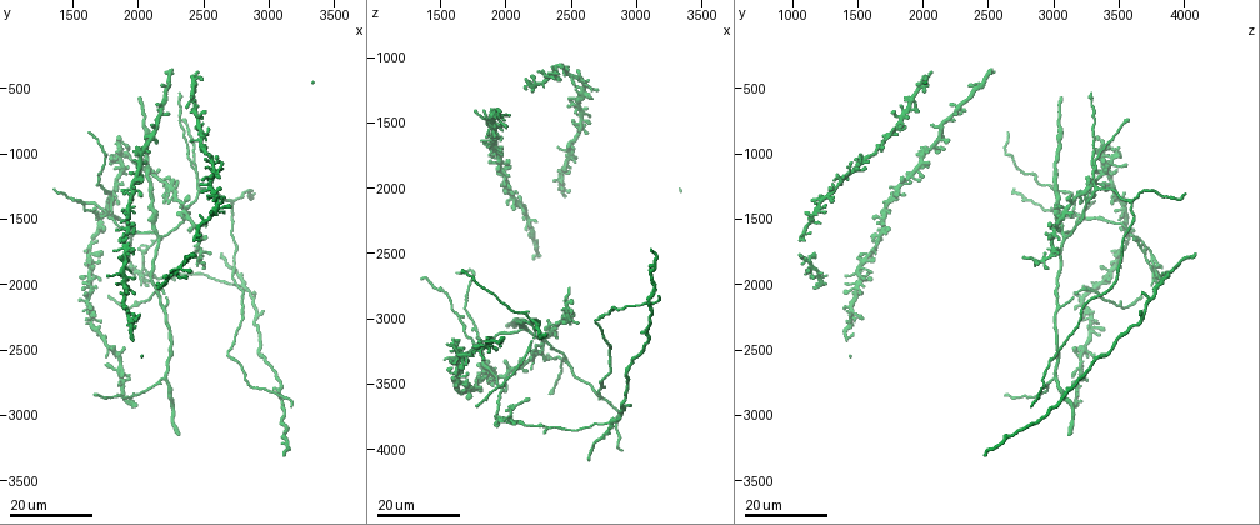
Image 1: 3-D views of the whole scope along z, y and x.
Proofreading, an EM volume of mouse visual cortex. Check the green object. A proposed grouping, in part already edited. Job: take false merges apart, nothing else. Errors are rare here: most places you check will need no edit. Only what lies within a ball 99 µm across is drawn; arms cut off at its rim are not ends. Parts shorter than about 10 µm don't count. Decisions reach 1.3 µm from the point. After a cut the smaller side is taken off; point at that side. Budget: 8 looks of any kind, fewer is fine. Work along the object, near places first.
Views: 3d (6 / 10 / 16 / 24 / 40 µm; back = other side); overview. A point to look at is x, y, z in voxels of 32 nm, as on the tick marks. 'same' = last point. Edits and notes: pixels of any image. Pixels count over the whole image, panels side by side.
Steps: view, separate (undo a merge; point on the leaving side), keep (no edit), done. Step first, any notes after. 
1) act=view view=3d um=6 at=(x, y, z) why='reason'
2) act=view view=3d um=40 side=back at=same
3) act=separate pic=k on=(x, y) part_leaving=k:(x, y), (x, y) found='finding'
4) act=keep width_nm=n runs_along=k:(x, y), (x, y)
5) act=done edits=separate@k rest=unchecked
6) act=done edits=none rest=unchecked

act=view view=3d um=24 at=(2720, 1360, 3600) why='thin arm on a thick one'

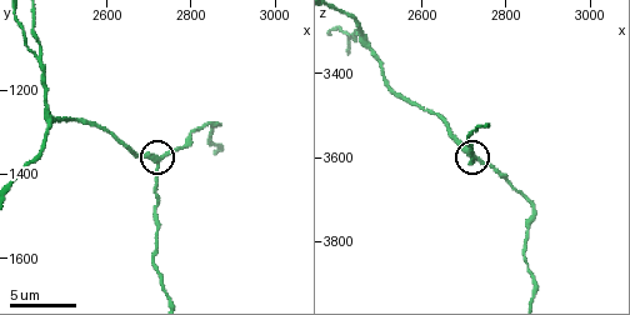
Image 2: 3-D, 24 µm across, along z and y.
act=view view=3d um=6 at=same

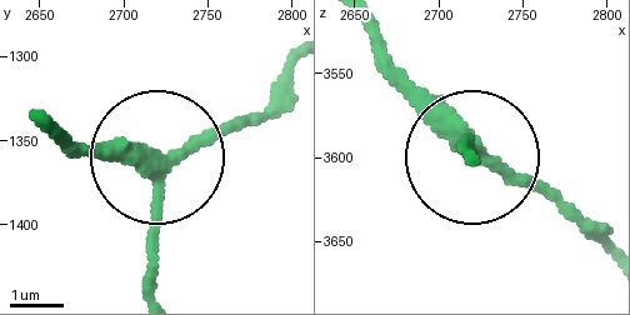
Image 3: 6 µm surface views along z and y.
act=keep runs_along=3:(41, 123), (64, 140), (168, 154), (248, 123), (284, 91) found='continuous, no second neuron'

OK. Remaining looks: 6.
act=view view=3d um=16 at=(2440, 1120, 3300) why='arms part here'

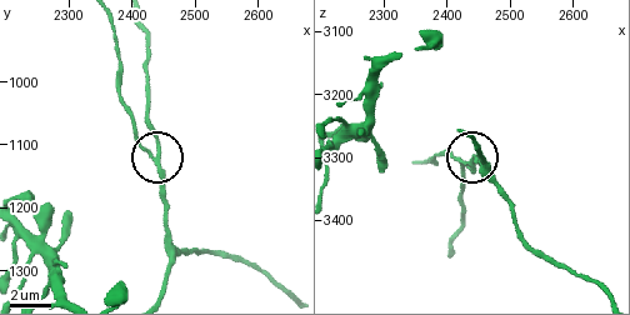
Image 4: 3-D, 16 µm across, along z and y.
act=view view=3d um=10 at=(2435, 1115, 3310)

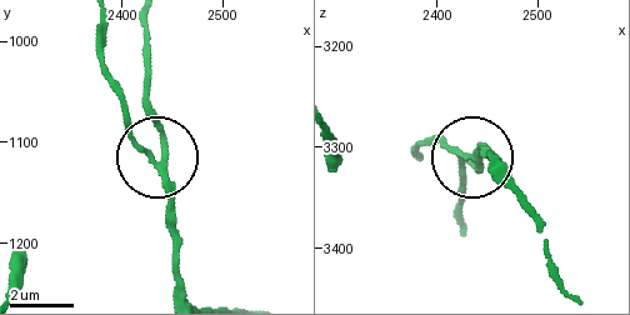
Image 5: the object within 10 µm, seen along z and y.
act=keep side_arm_um=17 arms=3 found='continuous, no second neuron'

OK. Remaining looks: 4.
act=view view=3d um=6 at=(2470, 1265, 3330) why='three arms meet'

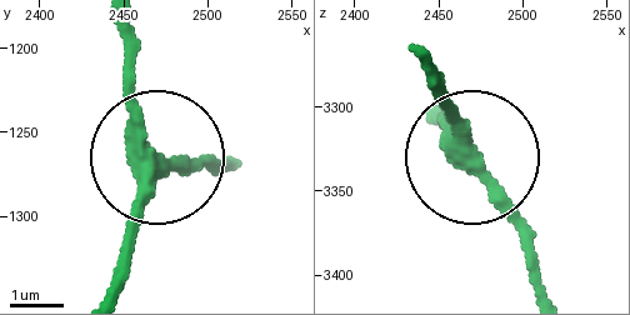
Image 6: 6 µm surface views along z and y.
act=keep arms=3 runs_along=6:(113, 286), (148, 165), (130, 35) found='continuous, no second neuron'

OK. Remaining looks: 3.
act=view view=3d um=16 at=(2420, 600, 1900) why='four-way junction'

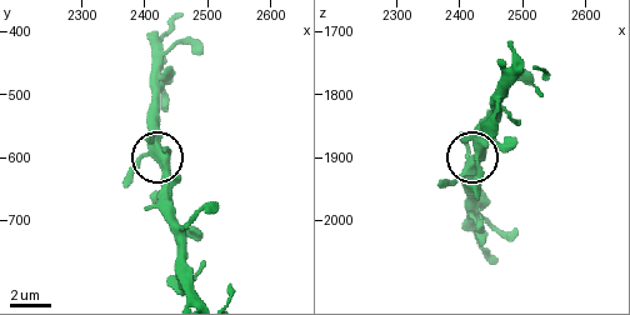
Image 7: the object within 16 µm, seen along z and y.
act=view view=3d um=10 at=same

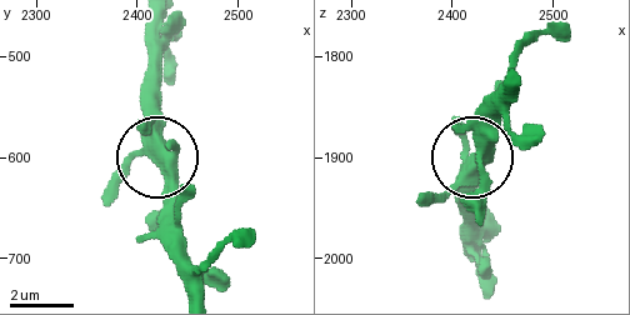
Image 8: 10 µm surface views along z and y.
act=keep found='continuous, no second neuron'

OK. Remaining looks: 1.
act=done edits=none rest=unchecked

